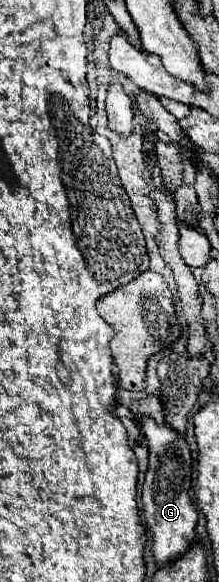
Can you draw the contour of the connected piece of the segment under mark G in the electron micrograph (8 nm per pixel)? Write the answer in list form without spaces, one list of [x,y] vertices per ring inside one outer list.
[[[150,416],[138,418],[140,432],[148,442],[150,462],[146,472],[146,482],[142,486],[142,506],[146,516],[146,526],[152,530],[152,552],[160,566],[174,560],[174,556],[188,550],[190,542],[186,536],[196,536],[194,528],[198,522],[198,510],[190,496],[192,482],[192,456],[190,446],[182,434],[178,434],[168,424],[156,424]]]

